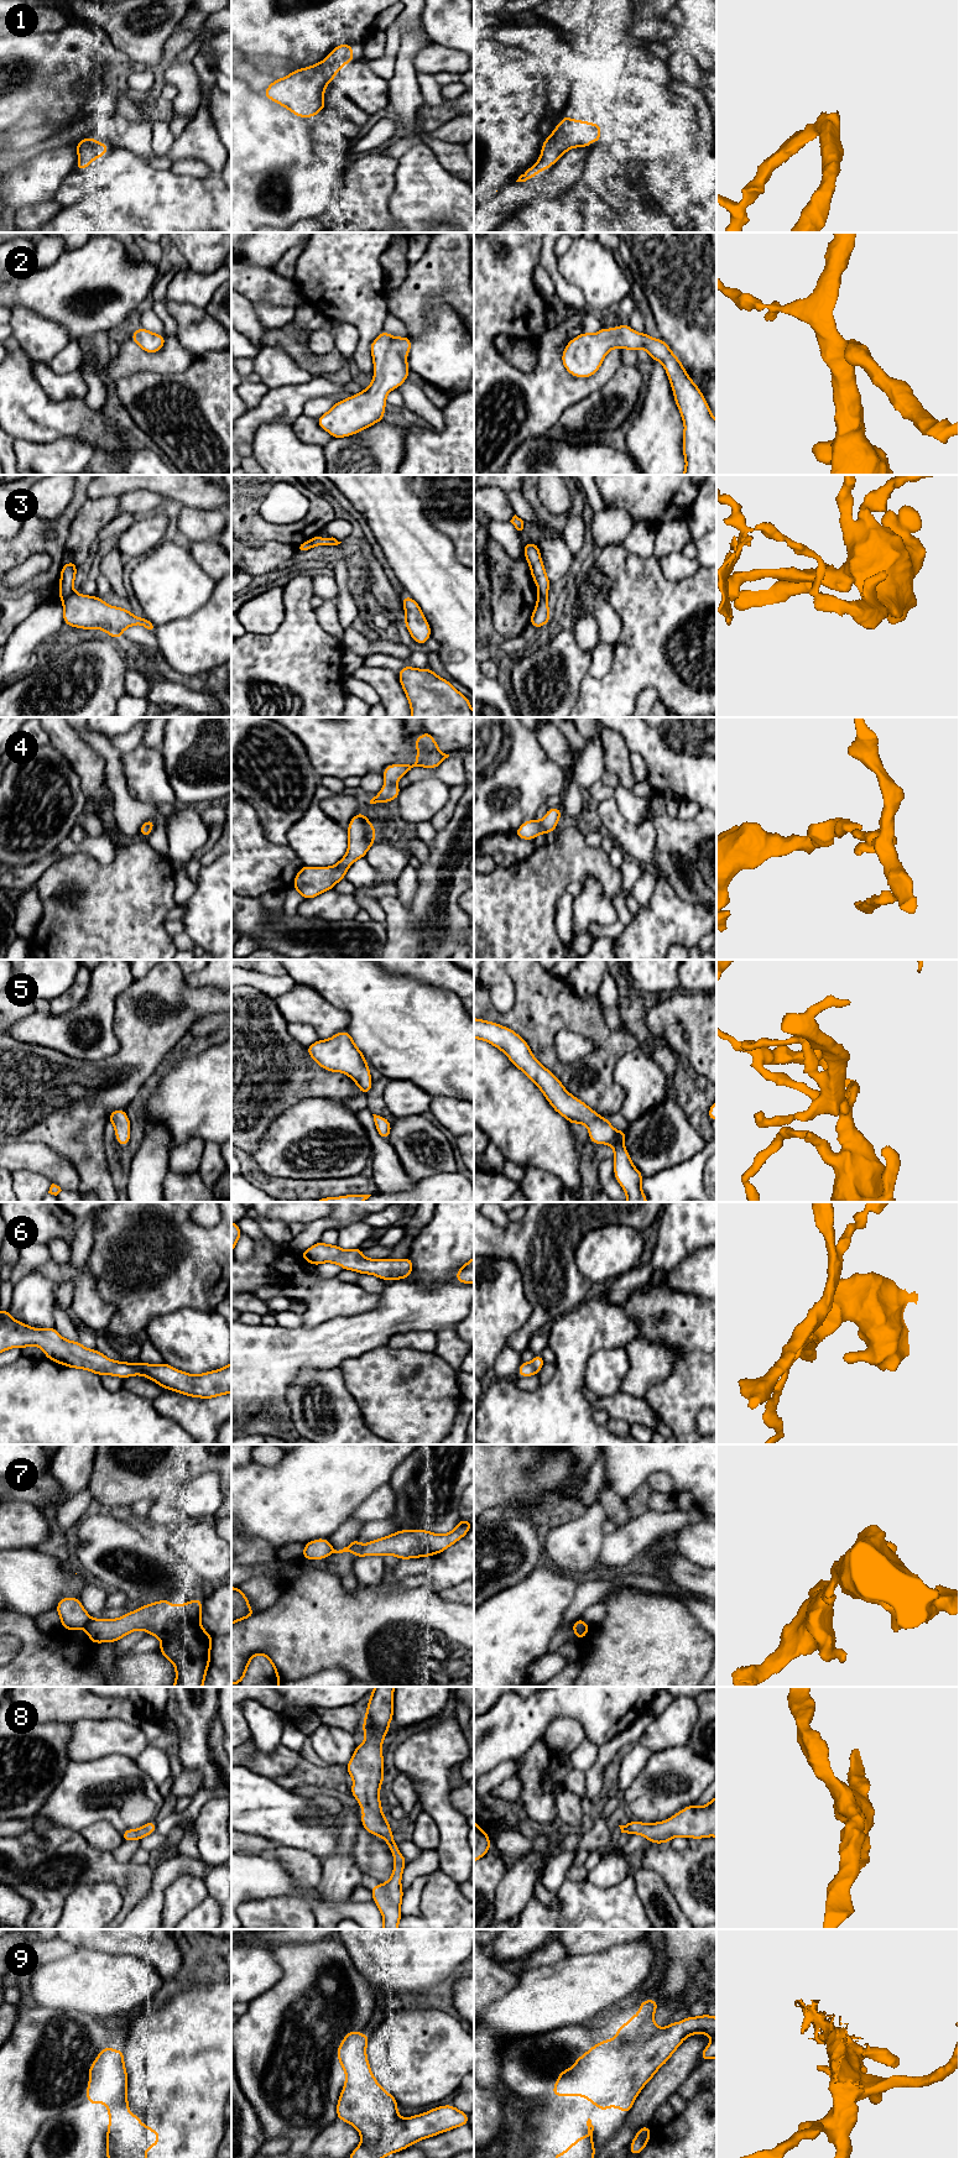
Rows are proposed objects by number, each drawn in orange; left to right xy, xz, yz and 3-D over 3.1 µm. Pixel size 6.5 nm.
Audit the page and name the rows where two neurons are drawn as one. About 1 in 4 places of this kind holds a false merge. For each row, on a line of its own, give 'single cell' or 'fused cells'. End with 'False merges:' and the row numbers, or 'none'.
1: single cell
2: single cell
3: fused cells
4: single cell
5: single cell
6: single cell
7: fused cells
8: single cell
9: fused cells
False merges: 3, 7, 9

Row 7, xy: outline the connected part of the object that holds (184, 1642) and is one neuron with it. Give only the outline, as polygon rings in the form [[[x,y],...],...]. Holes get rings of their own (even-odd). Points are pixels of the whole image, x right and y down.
[[[162,1599],[119,1619],[90,1619],[84,1629],[93,1644],[116,1642],[132,1631],[145,1630],[161,1640],[158,1652],[174,1666],[176,1682],[172,1687],[203,1687],[210,1663],[213,1637],[200,1624],[202,1603],[203,1599],[193,1599],[182,1605],[172,1605],[167,1599]]]

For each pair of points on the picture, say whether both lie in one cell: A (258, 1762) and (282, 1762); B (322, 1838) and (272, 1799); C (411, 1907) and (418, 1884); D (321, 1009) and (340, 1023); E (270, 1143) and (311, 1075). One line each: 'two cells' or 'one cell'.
A: one cell
B: one cell
C: one cell
D: one cell
E: two cells

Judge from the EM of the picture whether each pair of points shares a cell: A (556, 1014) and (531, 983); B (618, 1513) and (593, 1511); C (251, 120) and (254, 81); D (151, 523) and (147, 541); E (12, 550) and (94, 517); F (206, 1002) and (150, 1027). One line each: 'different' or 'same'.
A: same
B: different
C: different
D: same
E: different
F: same

